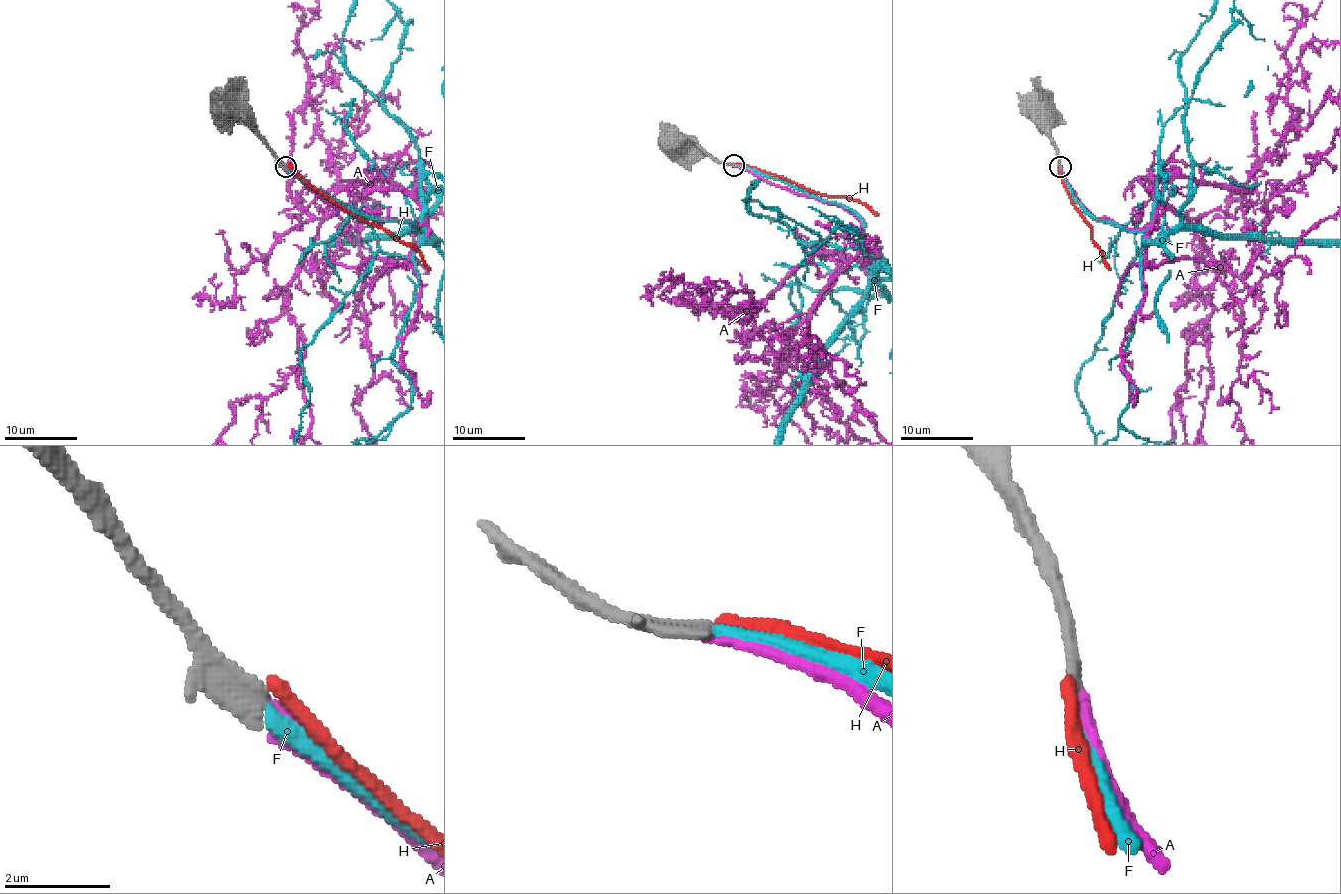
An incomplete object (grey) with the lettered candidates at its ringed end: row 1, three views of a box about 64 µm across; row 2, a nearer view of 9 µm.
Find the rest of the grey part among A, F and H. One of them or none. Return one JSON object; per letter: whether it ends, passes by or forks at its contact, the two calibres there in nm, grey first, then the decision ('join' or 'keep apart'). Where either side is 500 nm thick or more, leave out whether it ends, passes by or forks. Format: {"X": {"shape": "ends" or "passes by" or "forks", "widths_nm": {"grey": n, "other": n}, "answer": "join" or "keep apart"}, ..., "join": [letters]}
{"A": {"shape": "ends", "widths_nm": {"grey": 420, "other": 280}, "answer": "join"}, "F": {"shape": "ends", "widths_nm": {"grey": 380, "other": 280}, "answer": "keep apart"}, "H": {"shape": "ends", "widths_nm": {"grey": 400, "other": 280}, "answer": "keep apart"}, "join": ["A"]}

